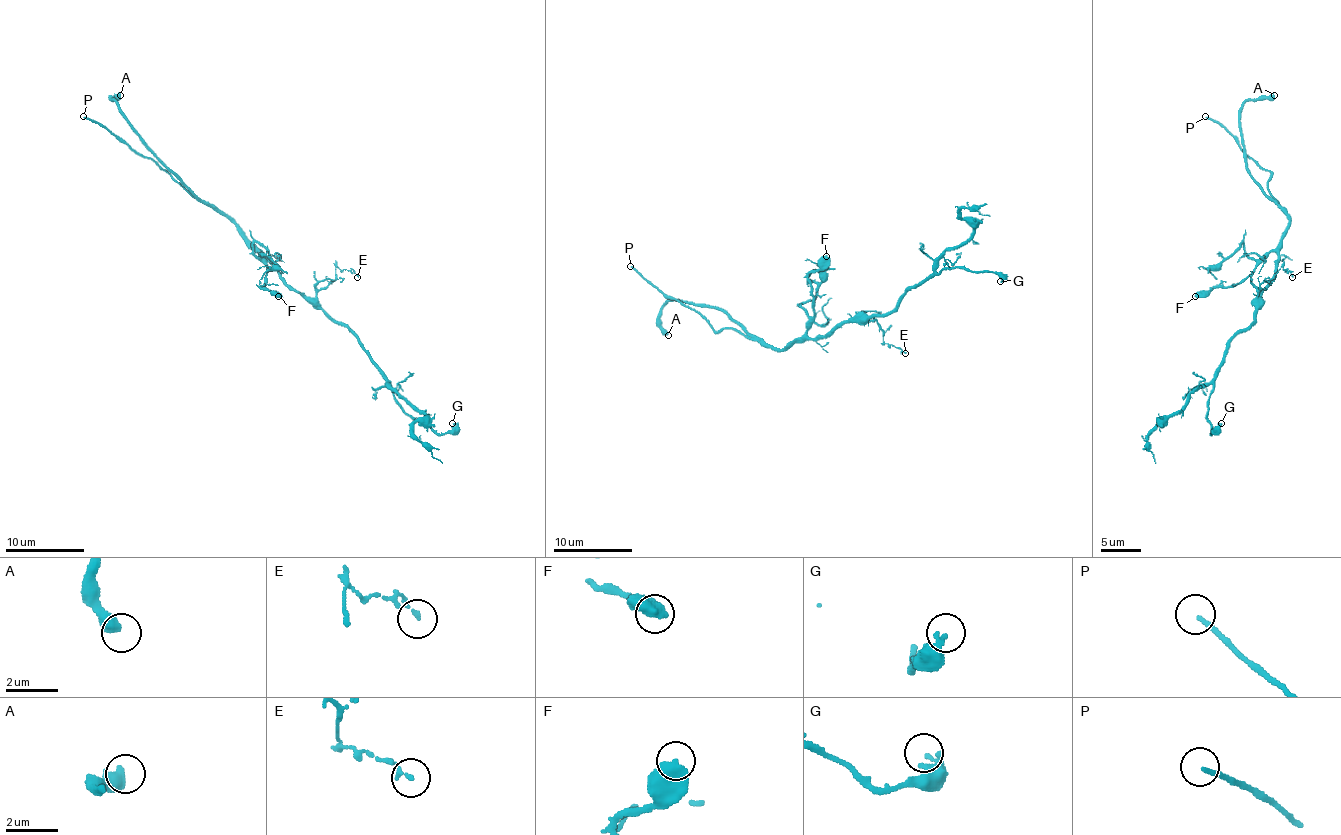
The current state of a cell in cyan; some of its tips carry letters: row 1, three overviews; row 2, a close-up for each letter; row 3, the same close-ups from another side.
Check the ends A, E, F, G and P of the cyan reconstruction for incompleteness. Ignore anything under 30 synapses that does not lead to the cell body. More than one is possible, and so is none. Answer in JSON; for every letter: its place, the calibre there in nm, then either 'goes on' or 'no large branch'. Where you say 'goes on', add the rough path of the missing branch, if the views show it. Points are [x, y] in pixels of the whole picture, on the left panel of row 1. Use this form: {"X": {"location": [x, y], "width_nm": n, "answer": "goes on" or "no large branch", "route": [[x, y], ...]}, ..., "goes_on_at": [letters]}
{"A": {"location": [120, 95], "width_nm": 500, "answer": "goes on"}, "E": {"location": [357, 277], "width_nm": 160, "answer": "no large branch"}, "F": {"location": [278, 296], "width_nm": 600, "answer": "no large branch"}, "G": {"location": [452, 423], "width_nm": 220, "answer": "no large branch"}, "P": {"location": [83, 116], "width_nm": 170, "answer": "goes on"}, "goes_on_at": ["A", "P"]}

